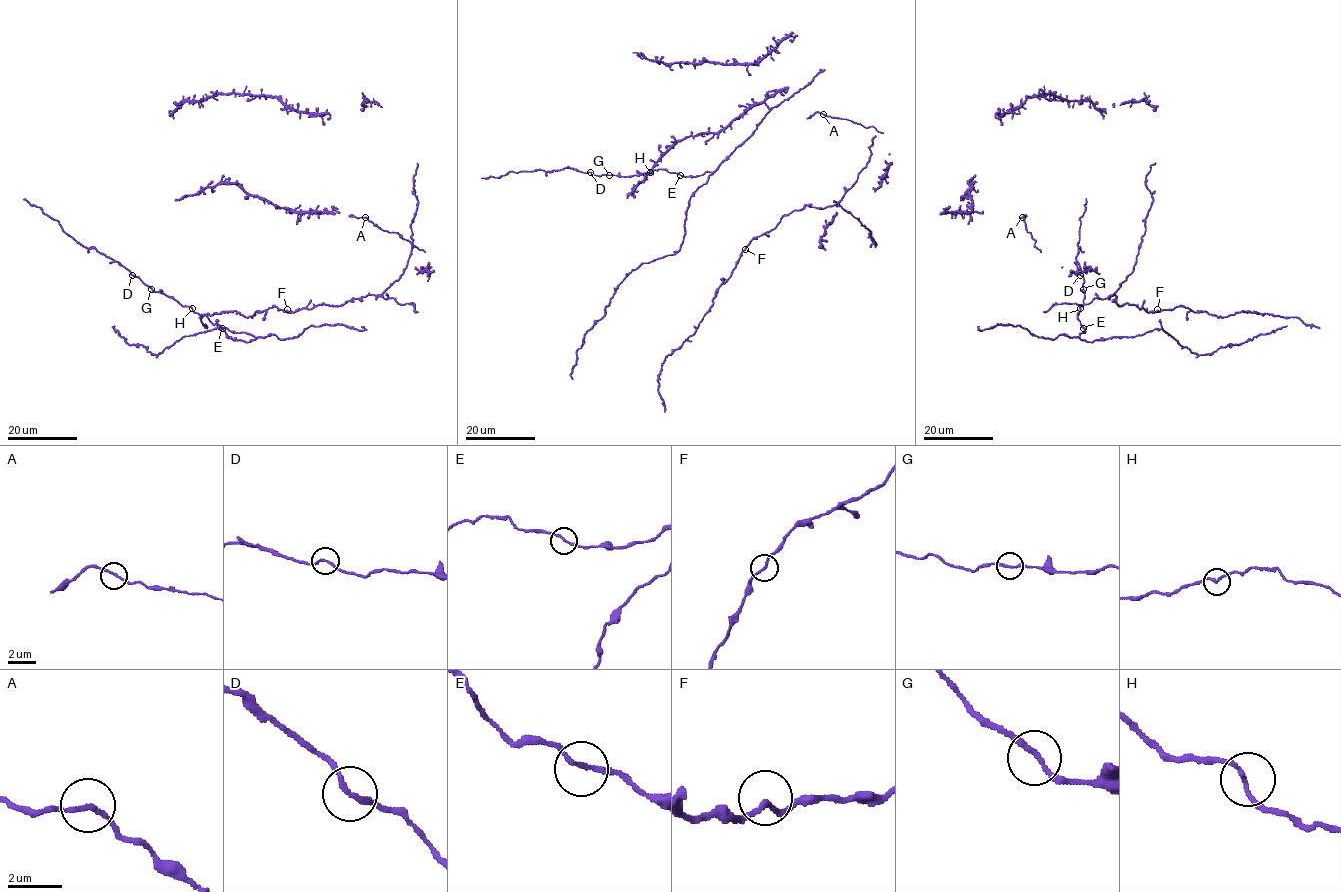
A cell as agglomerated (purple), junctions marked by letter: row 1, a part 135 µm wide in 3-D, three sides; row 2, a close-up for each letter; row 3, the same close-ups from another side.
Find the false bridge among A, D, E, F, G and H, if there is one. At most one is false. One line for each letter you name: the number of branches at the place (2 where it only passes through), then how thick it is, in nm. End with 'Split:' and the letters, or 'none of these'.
Split: none of these

